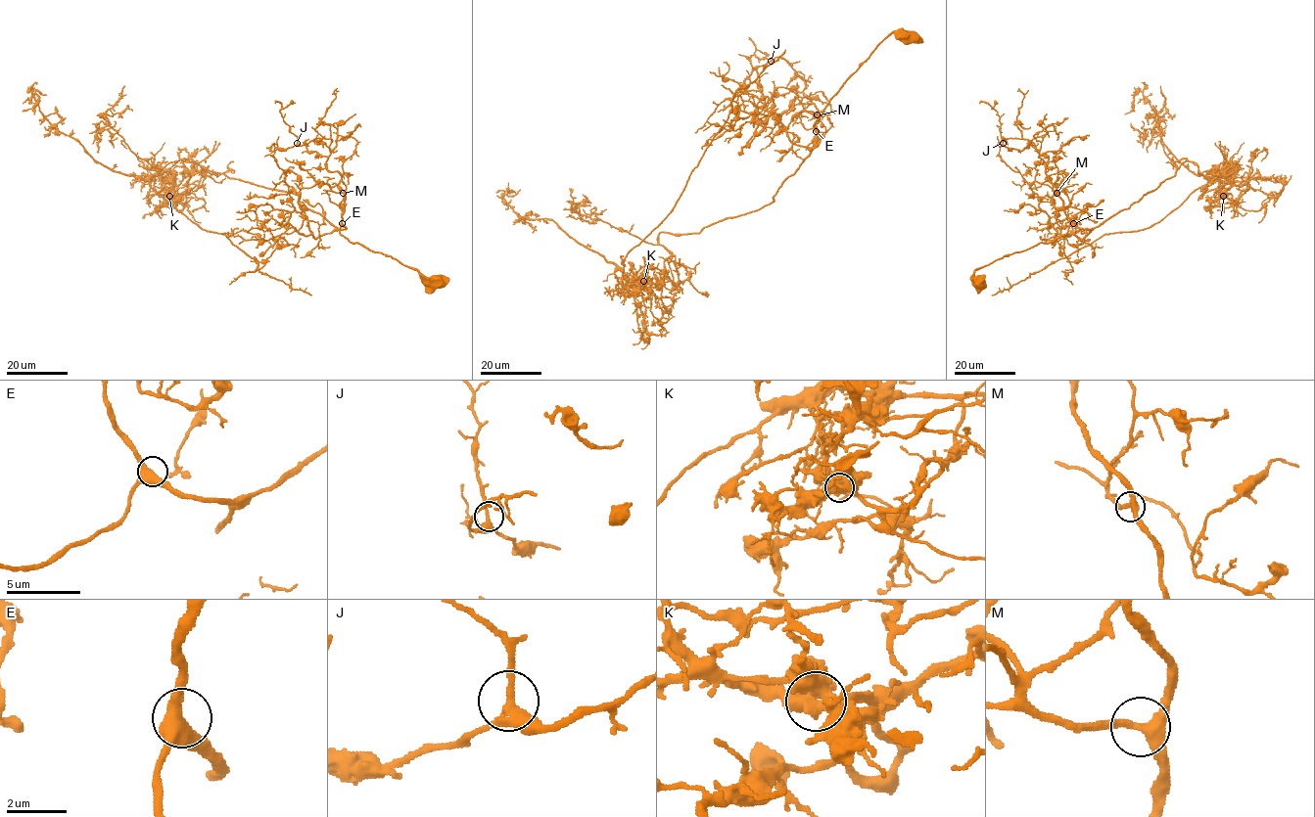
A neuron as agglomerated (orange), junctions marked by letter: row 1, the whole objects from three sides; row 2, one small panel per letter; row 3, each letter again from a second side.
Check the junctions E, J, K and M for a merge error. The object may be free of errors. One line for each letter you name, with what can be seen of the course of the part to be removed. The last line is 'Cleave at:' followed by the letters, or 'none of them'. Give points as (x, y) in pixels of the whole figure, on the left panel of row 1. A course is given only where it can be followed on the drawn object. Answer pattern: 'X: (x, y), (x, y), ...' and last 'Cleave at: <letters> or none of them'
K: (168, 197), (159, 194), (150, 179), (149, 186), (200, 228), (224, 234), (258, 263), (260, 272), (311, 295)
Cleave at: K

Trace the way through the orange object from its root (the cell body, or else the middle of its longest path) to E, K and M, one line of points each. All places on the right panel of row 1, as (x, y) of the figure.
E: (977, 283), (974, 278), (976, 270), (1040, 243), (1051, 243), (1064, 235), (1073, 223)
K: (977, 283), (975, 271), (1004, 256), (1127, 209), (1182, 158), (1229, 182), (1223, 197)
M: (977, 283), (974, 278), (976, 270), (1040, 243), (1051, 243), (1067, 232), (1071, 220), (1056, 193)

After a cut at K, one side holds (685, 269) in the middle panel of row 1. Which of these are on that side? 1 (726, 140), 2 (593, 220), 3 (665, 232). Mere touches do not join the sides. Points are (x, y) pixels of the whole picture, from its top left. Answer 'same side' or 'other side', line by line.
1: same side
2: same side
3: same side

